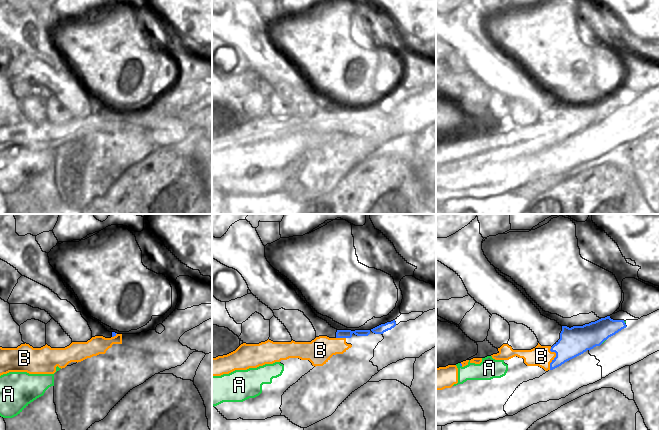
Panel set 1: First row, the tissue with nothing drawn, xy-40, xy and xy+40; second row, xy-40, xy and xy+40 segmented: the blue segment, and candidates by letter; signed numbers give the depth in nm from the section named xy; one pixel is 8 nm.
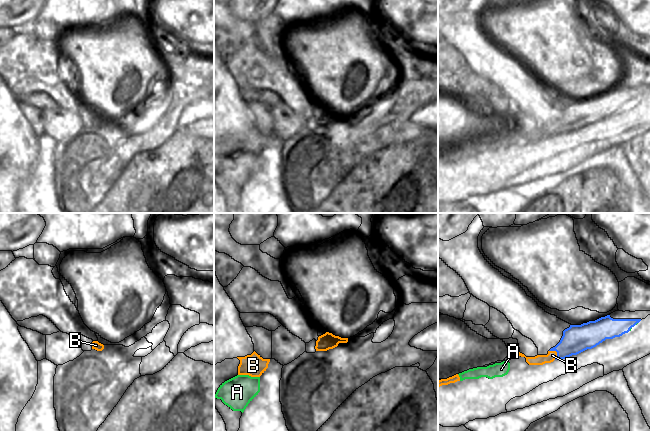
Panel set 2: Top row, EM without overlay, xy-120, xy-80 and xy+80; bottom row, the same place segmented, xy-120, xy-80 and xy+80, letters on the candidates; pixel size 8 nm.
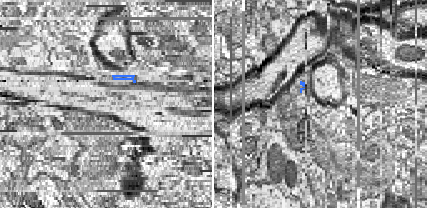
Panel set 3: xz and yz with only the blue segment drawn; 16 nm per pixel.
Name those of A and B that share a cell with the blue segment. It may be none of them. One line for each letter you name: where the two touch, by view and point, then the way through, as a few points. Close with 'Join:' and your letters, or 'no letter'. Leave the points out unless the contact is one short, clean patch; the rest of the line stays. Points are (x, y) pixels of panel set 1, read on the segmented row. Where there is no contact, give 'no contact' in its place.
A: contact xy+40 (603, 341)
Join: A

